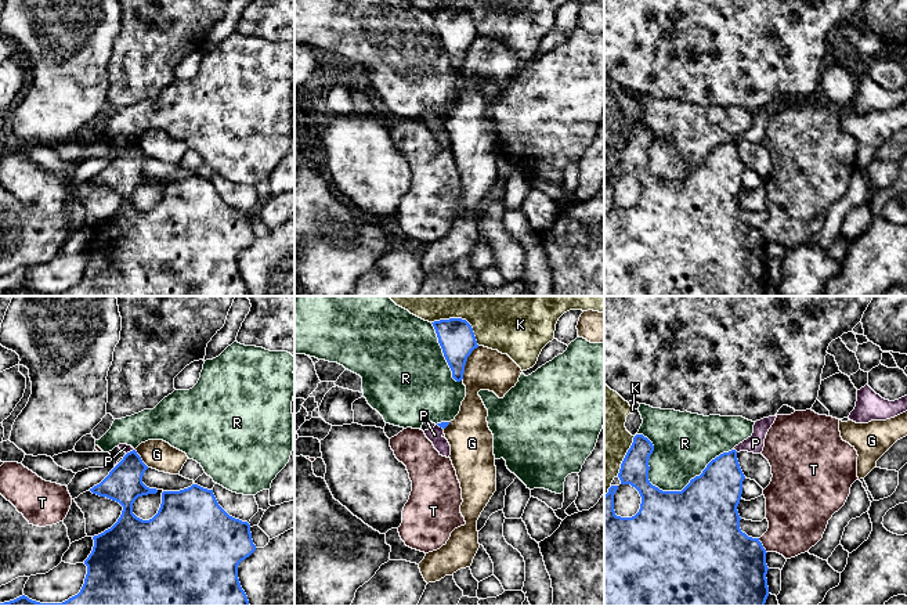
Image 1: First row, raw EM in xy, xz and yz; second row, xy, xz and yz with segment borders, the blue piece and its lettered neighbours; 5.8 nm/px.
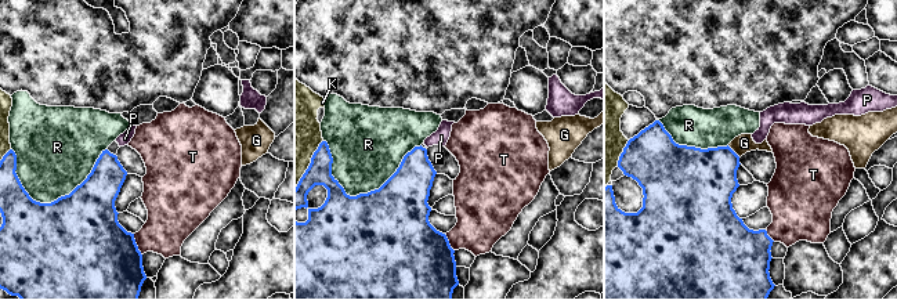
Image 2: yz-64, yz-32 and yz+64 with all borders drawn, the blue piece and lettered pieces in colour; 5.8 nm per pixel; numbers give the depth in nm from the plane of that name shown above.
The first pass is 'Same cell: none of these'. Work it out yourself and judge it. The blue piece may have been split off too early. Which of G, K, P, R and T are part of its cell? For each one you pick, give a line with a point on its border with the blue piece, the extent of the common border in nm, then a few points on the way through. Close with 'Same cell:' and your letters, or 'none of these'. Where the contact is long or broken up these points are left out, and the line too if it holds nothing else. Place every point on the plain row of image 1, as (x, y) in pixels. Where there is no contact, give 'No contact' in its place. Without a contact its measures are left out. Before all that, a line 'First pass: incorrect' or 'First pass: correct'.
First pass: correct
Same cell: none of these

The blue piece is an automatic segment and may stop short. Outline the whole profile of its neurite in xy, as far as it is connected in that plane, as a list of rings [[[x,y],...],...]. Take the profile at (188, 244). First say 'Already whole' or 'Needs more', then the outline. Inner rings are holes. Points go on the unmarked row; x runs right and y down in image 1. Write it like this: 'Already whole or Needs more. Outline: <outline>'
Already whole. Outline: [[[135,140],[123,149],[97,176],[93,184],[106,187],[123,196],[118,212],[104,223],[94,226],[94,237],[84,250],[87,264],[80,282],[62,293],[40,293],[22,285],[0,296],[250,296],[238,268],[238,256],[249,248],[256,235],[252,230],[250,214],[230,206],[217,192],[213,180],[192,174],[180,181],[163,181],[158,203],[142,210],[133,203],[138,187],[156,184],[142,173],[148,156]]]

